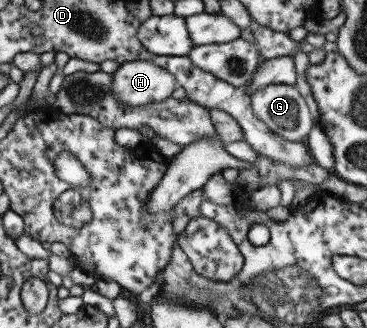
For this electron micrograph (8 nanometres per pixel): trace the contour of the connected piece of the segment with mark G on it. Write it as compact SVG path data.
M278 83L260 87L250 94L250 104L272 132L292 142L304 142L317 123L295 85Z

